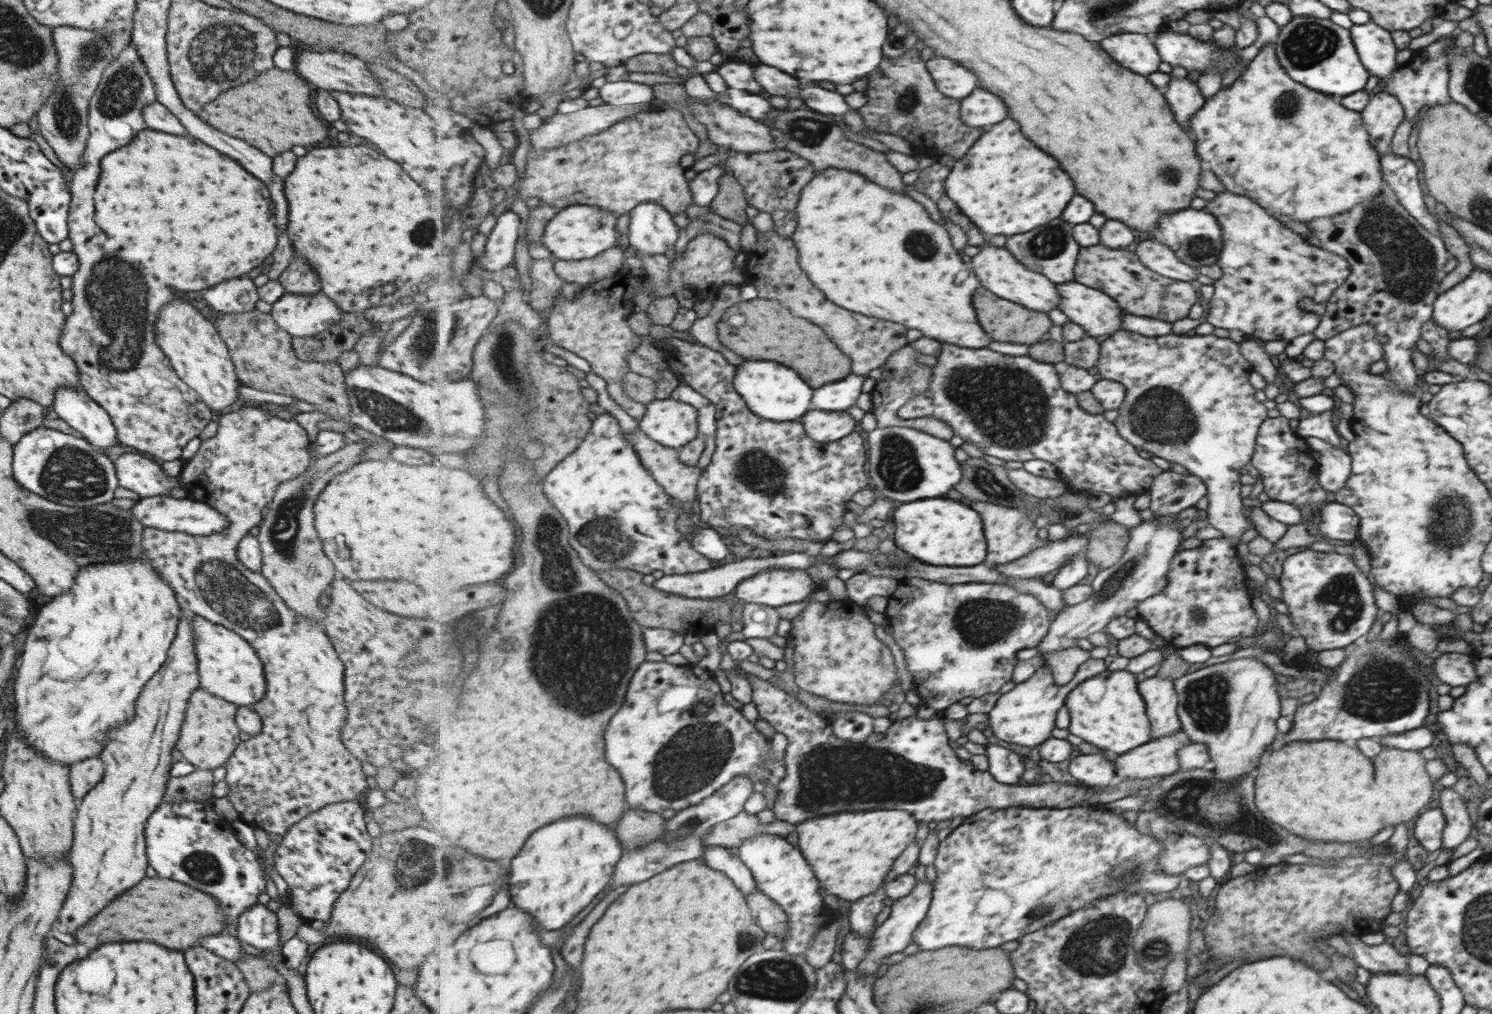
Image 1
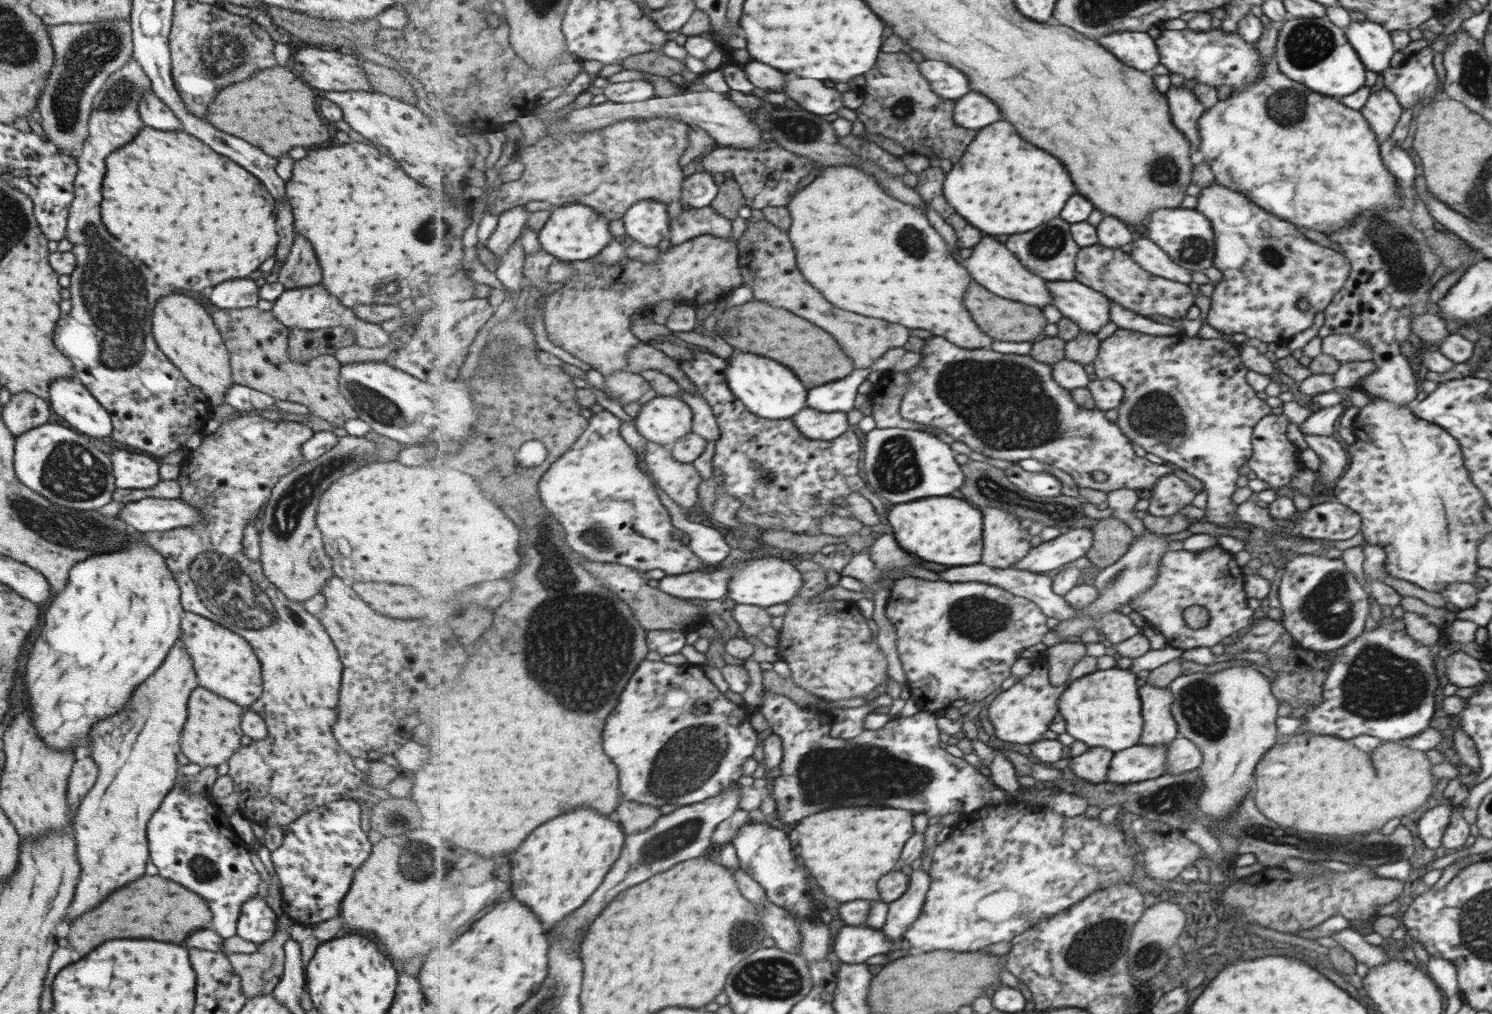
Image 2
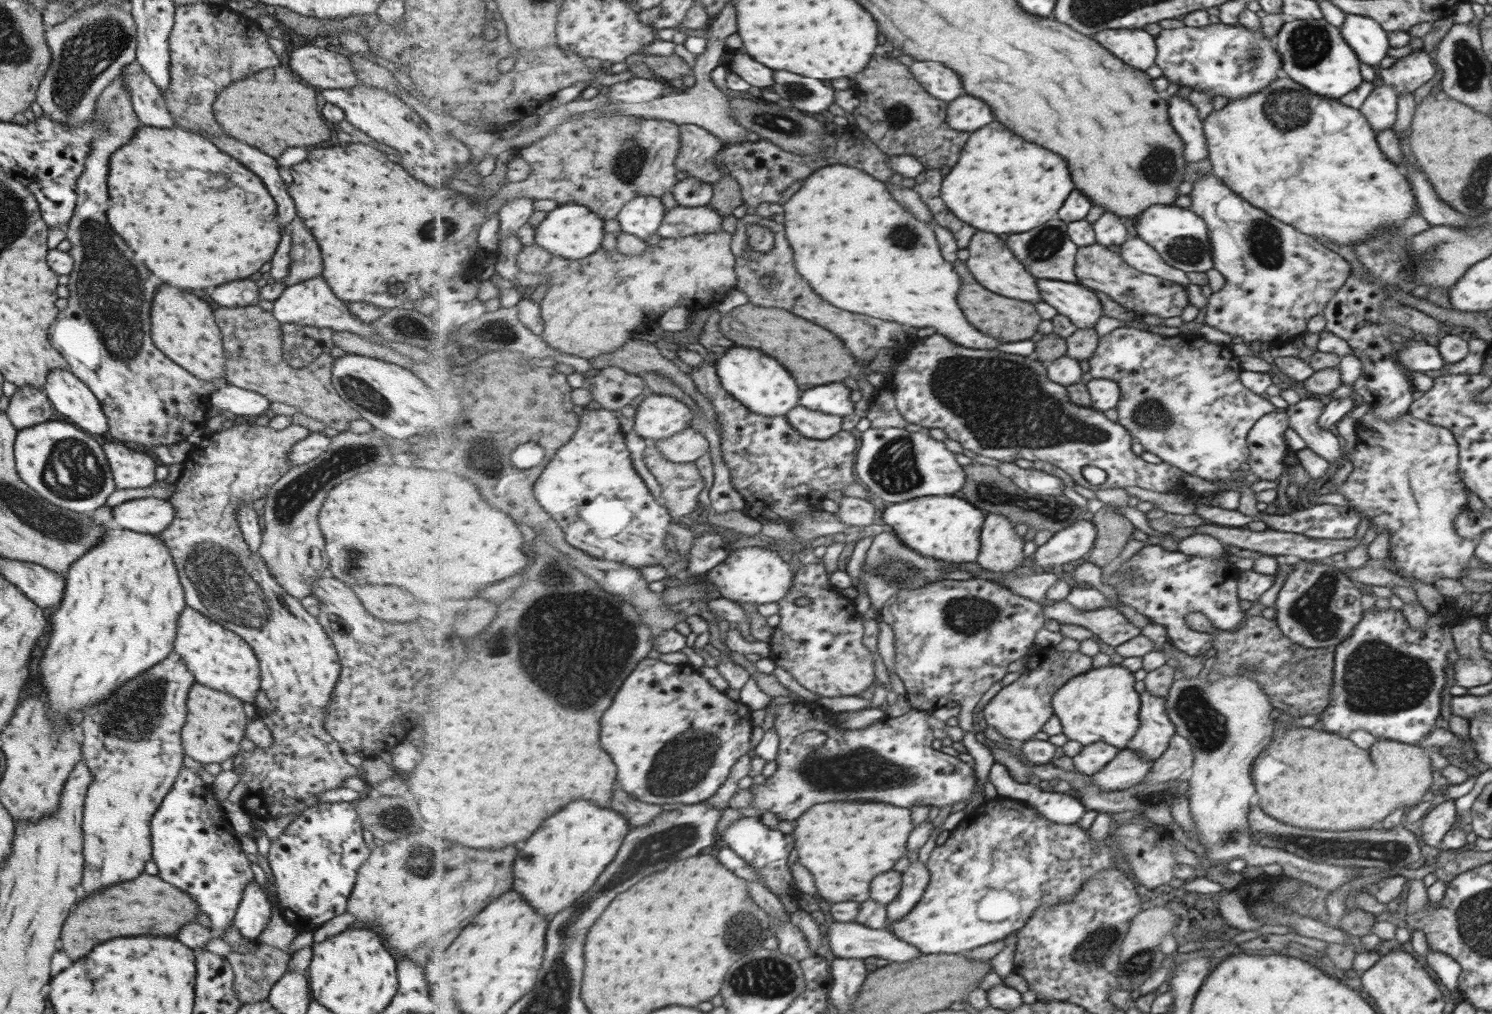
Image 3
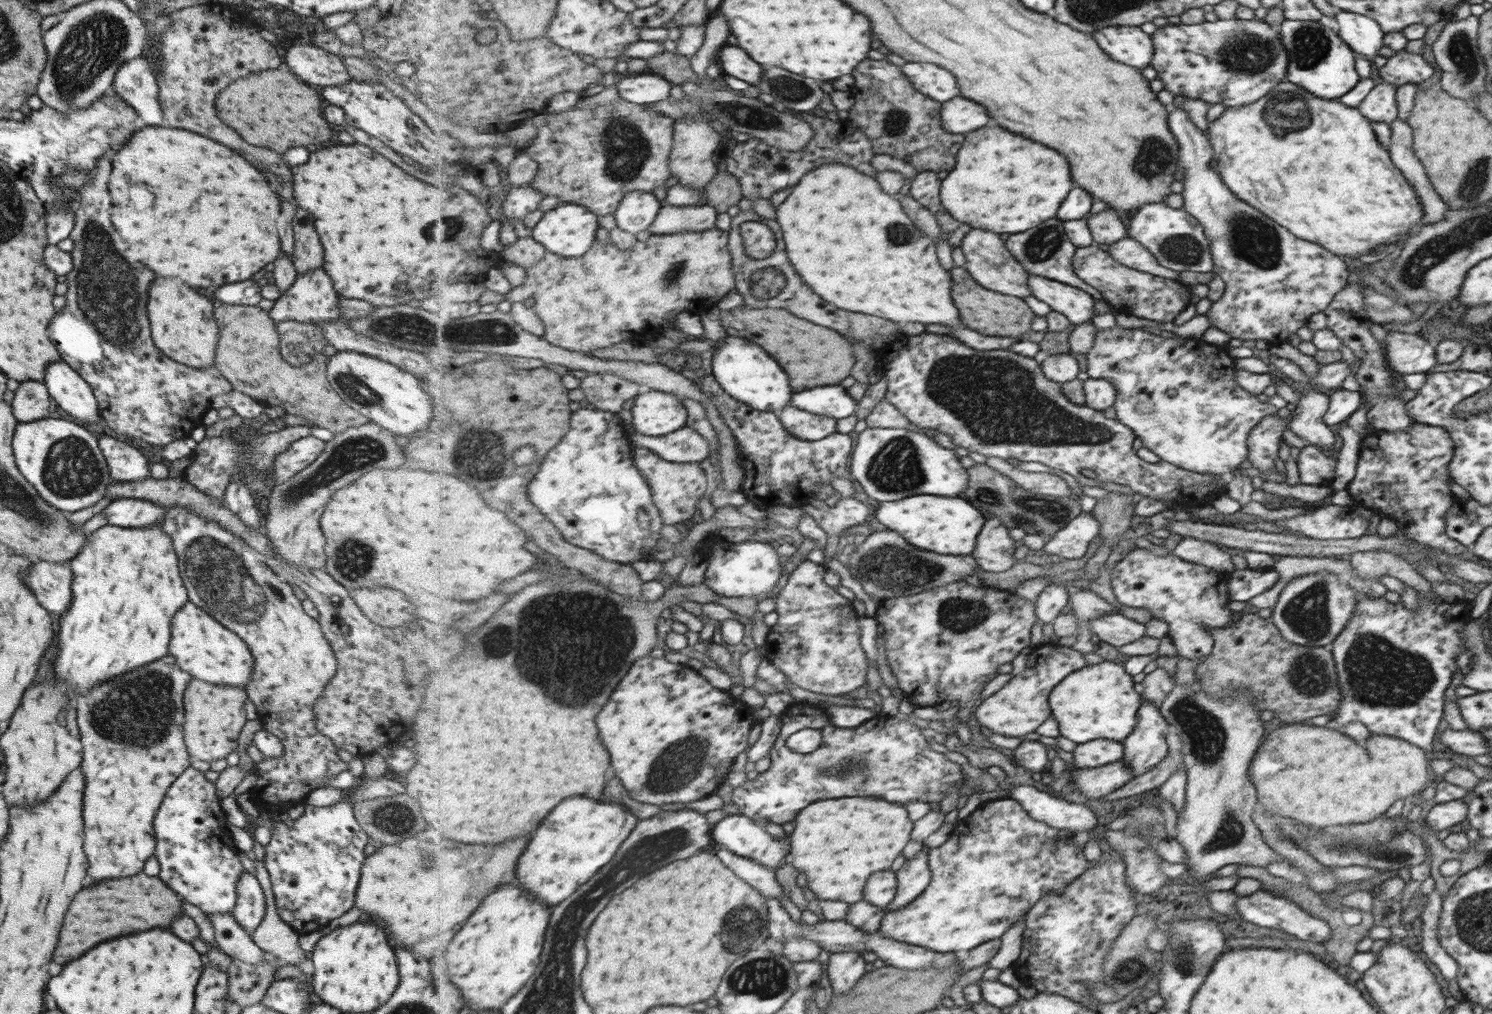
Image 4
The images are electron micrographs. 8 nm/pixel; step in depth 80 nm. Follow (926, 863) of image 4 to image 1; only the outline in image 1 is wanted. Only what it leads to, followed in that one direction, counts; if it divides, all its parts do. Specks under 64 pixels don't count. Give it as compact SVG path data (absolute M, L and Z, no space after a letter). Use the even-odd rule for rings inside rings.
M927 879L920 880L909 896L893 902L891 905L891 916L875 931L870 953L867 955L864 962L862 962L857 968L865 978L871 976L871 978L875 978L877 982L879 980L877 972L879 972L881 960L883 960L885 956L891 956L891 954L903 952L909 944L914 943L914 934L917 932L918 926L922 924L927 913L930 912L930 904L933 901L933 890L934 885L930 884Z

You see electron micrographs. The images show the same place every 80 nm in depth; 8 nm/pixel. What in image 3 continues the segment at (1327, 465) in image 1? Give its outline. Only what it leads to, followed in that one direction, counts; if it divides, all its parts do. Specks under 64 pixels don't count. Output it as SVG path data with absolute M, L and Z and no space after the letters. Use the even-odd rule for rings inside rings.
M1309 395L1294 405L1287 405L1284 413L1290 415L1290 427L1303 439L1305 446L1335 466L1341 458L1339 440L1317 423L1324 401L1322 397Z

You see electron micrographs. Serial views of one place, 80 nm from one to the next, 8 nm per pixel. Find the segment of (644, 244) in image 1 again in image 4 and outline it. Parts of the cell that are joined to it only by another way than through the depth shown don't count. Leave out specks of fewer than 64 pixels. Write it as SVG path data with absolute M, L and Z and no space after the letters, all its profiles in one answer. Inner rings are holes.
M631 191L624 196L614 219L616 225L626 232L637 234L649 231L651 224L657 220L661 207L662 202L653 193Z

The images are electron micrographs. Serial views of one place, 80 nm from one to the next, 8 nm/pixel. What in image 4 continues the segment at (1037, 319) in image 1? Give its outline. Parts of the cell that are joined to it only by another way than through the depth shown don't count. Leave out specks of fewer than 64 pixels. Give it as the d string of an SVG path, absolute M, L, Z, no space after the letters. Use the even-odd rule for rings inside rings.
M963 266L963 268L951 270L951 274L953 274L953 298L961 310L963 324L967 328L979 330L981 334L987 334L987 336L1011 336L1018 338L1018 340L1026 337L1028 332L1031 332L1031 324L1037 315L1027 304L1026 299L988 290L981 284L977 284L965 268Z

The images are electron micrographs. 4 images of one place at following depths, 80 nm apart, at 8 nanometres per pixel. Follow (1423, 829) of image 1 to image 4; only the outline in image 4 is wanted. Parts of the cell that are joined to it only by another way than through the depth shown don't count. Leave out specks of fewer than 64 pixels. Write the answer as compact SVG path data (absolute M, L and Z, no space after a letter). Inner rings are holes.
M1462 799L1437 803L1429 811L1425 818L1427 829L1435 834L1446 830L1455 824L1460 824L1467 817L1468 807Z

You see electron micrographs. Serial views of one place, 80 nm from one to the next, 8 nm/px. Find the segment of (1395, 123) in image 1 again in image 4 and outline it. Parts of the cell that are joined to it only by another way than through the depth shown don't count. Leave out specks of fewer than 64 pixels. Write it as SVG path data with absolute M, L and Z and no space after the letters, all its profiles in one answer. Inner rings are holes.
M1391 83L1375 85L1356 106L1370 122L1384 122L1389 124L1397 119L1398 110Z

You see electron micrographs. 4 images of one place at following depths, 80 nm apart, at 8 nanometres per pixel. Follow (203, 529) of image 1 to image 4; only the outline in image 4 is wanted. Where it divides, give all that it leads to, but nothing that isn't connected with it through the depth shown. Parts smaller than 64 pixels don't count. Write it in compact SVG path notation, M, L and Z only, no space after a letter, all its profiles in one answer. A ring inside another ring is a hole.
M139 498L115 499L101 511L107 524L128 529L159 525L165 514L162 506Z

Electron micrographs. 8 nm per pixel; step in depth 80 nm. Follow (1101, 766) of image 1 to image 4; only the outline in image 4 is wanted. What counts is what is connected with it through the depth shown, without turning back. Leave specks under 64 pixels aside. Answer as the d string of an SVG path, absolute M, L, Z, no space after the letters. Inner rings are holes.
M1097 739L1078 744L1075 748L1075 768L1097 768L1122 759L1122 743Z

